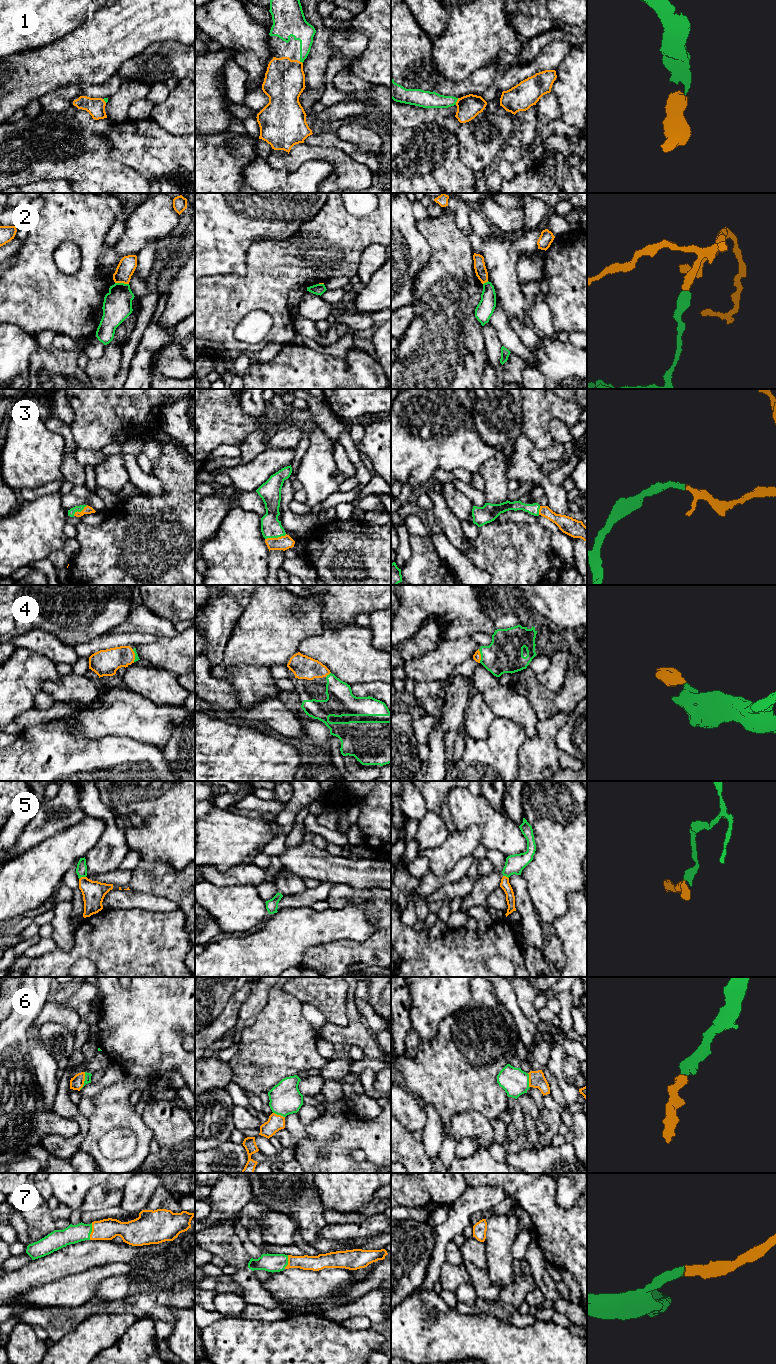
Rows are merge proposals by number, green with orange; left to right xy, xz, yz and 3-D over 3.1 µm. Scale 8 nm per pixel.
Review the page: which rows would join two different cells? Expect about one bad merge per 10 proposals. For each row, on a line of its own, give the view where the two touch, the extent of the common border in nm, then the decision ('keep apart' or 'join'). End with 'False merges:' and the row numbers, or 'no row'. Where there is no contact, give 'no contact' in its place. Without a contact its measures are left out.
1: meets green in yz; contact 60 nm long; join
2: meets green in xy; contact 110 nm long; keep apart
3: meets green in xz; contact 180 nm long; join
4: meets green in yz; contact 110 nm long; join
5: meets green in xy; contact 60 nm long; join
6: meets green in xy; contact 150 nm long; join
7: meets green in xy; contact 140 nm long; join
False merges: 2

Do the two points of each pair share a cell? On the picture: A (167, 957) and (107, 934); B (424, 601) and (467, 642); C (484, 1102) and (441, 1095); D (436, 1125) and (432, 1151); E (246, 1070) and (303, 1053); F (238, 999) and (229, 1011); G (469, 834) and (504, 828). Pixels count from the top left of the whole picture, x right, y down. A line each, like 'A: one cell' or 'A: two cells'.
A: one cell
B: two cells
C: one cell
D: one cell
E: one cell
F: one cell
G: two cells

